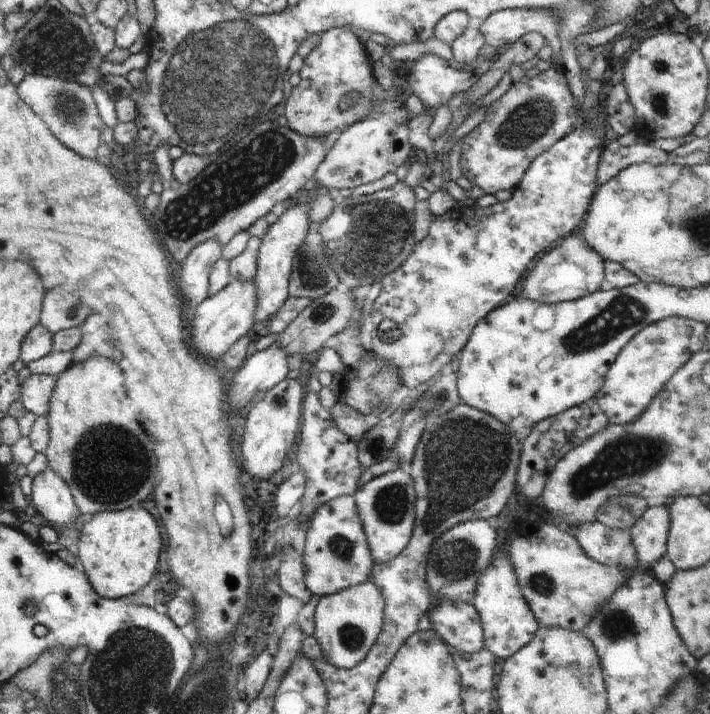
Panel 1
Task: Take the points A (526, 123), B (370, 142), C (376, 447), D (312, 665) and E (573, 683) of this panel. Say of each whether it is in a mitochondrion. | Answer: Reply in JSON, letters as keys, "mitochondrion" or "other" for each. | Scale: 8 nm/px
{"A":"mitochondrion","B":"other","C":"mitochondrion","D":"other","E":"other"}

